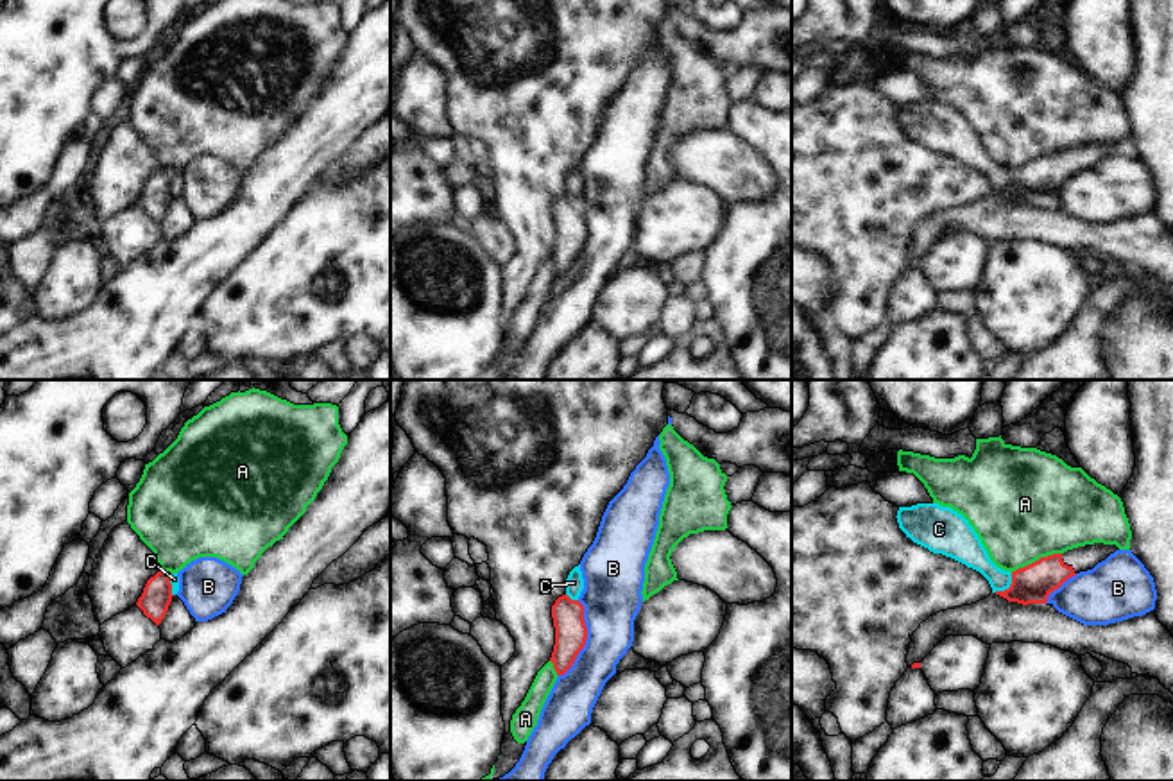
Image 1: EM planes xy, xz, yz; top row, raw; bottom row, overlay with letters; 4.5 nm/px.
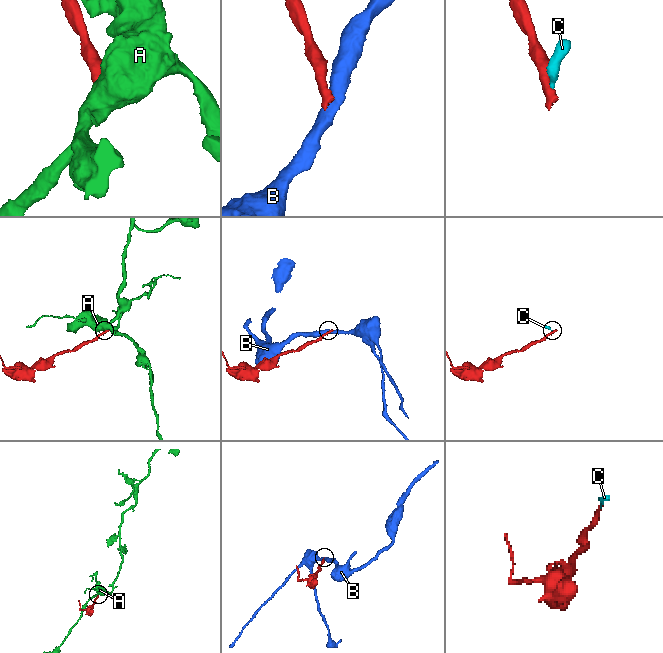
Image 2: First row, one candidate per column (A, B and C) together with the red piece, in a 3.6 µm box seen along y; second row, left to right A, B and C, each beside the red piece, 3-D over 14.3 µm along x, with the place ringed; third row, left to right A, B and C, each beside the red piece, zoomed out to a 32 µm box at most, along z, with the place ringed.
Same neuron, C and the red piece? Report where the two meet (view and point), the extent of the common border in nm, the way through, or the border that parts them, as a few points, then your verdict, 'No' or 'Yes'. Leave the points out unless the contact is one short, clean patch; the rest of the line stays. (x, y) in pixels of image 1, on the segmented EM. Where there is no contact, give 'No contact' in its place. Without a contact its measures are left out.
Touches red at yz (1009, 588). Shared border 120 nm. Boundary: yz (1012, 574), (1012, 583), (994, 592). No.

